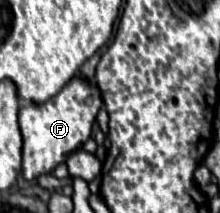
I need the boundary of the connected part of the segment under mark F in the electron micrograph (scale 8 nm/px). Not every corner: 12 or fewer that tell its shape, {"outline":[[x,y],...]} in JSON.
{"outline":[[75,75],[45,103],[21,101],[23,177],[51,173],[103,107]]}

